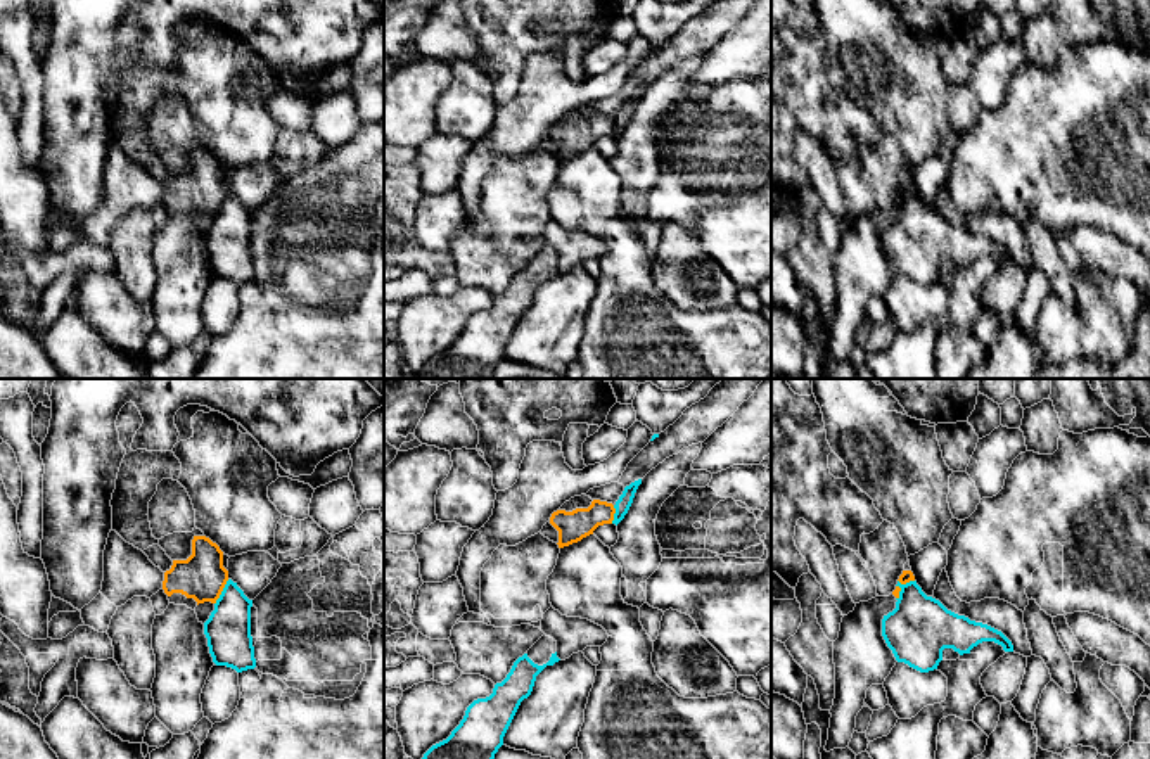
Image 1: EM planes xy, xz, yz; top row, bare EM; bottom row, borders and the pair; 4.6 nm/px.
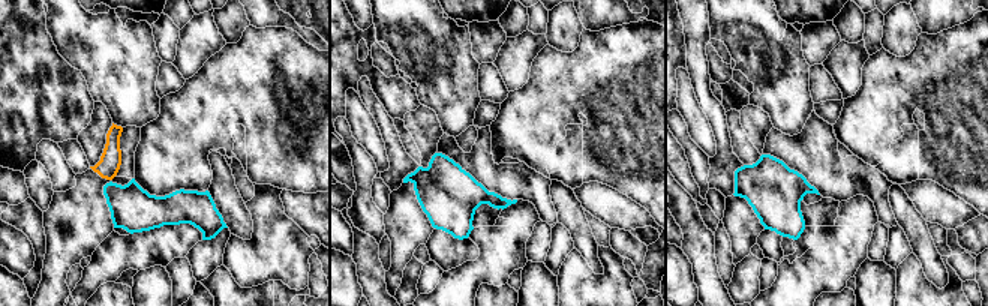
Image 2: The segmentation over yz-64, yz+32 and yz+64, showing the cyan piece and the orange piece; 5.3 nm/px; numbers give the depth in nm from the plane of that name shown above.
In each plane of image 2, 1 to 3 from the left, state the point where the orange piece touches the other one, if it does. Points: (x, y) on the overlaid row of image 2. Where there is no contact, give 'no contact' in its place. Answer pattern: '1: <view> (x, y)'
1: no contact
2: no contact
3: no contact

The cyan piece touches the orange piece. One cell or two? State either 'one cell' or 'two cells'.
two cells

